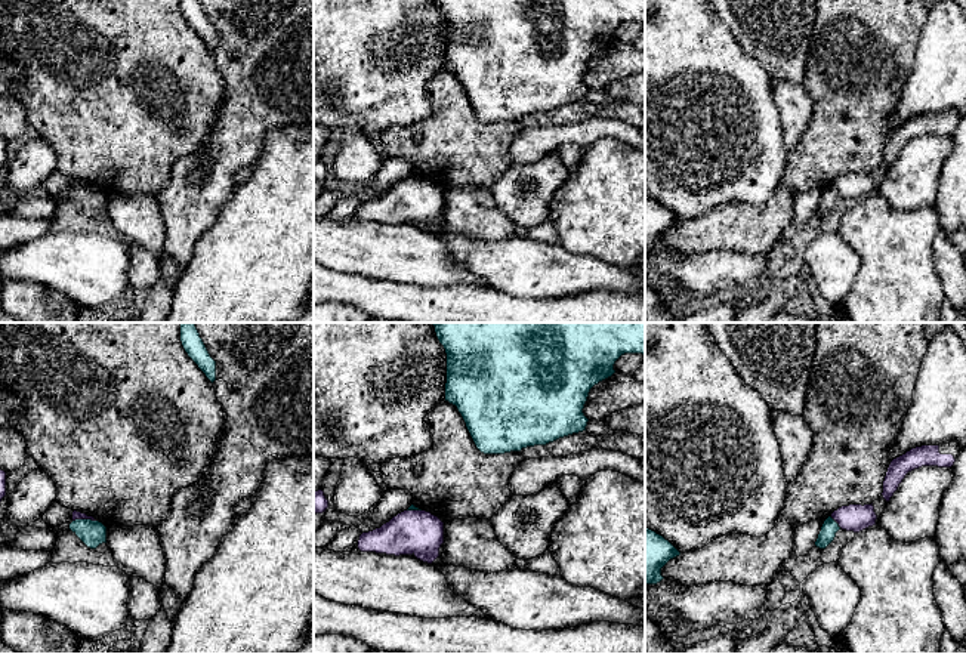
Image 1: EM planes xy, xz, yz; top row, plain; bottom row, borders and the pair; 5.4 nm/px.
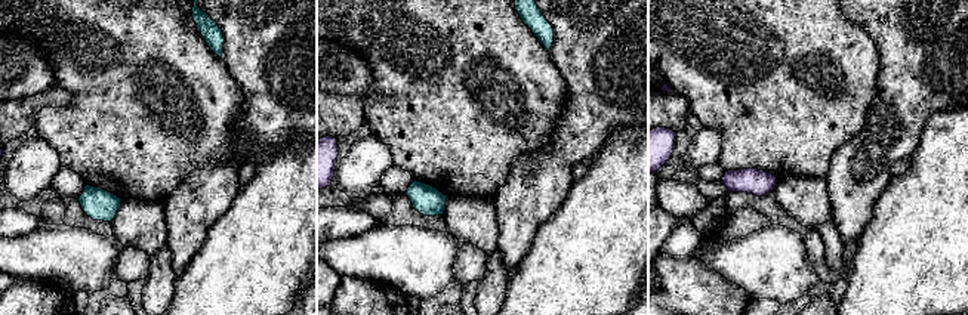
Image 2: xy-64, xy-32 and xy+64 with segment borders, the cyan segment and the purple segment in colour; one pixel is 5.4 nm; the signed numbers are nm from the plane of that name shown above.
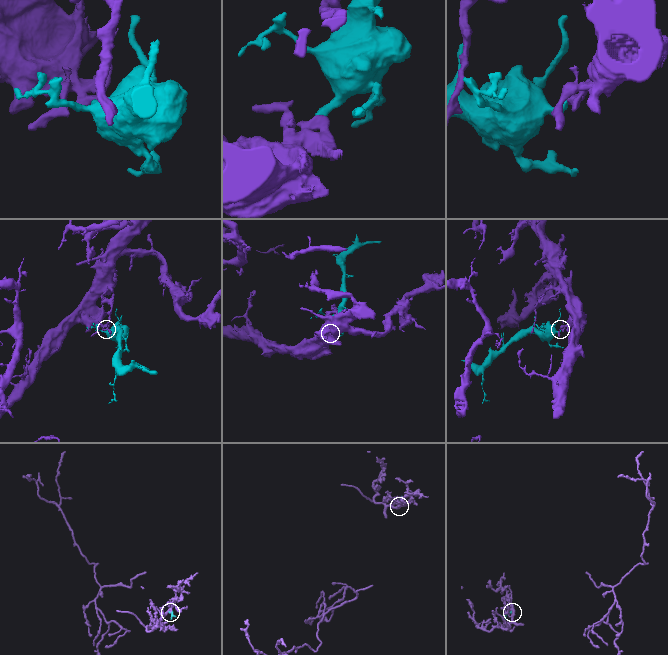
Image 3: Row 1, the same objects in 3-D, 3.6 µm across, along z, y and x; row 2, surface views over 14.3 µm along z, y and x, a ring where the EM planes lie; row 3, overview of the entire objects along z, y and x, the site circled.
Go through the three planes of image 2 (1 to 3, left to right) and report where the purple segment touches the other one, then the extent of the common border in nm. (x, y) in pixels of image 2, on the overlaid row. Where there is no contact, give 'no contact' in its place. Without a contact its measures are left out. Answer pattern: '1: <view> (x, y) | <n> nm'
1: no contact
2: no contact
3: no contact

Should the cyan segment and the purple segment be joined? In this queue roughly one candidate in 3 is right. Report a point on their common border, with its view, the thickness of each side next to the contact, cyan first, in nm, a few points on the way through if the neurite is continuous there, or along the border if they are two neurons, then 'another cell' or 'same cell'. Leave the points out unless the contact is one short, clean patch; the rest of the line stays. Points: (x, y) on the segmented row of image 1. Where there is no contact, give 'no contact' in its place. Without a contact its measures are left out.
xy (83, 520) | 140/50 nm | along xy (95, 520), (73, 521) | another cell

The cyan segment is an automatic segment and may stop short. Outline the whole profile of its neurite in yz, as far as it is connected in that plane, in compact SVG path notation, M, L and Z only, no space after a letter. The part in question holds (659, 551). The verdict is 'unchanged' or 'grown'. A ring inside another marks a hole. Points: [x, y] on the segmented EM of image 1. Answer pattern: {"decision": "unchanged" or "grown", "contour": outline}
{"decision": "unchanged", "contour": "M645 527L645 584L657 584L664 577L661 568L680 552L663 536Z"}

